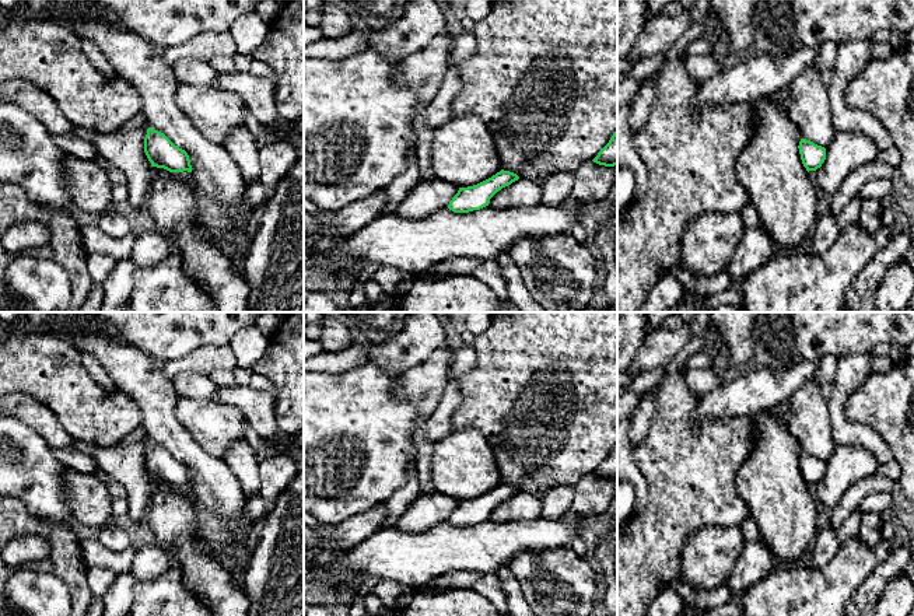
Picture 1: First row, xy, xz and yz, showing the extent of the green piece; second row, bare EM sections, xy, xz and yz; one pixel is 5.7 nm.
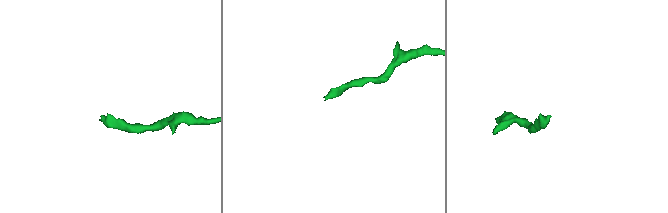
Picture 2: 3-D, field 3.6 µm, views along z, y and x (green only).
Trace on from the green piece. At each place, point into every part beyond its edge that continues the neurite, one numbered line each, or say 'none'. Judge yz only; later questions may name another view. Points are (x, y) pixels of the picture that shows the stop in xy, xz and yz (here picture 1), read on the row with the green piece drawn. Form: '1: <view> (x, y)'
none

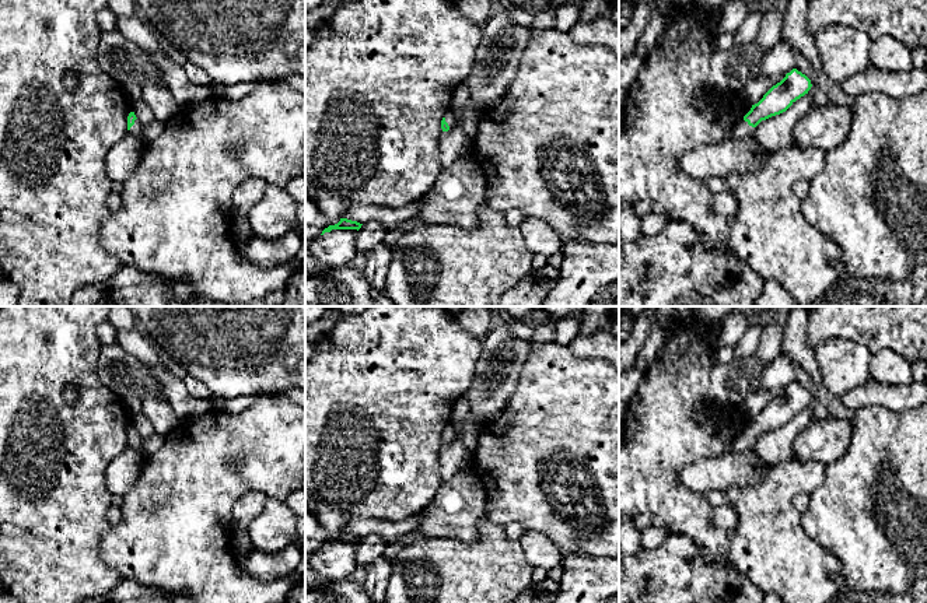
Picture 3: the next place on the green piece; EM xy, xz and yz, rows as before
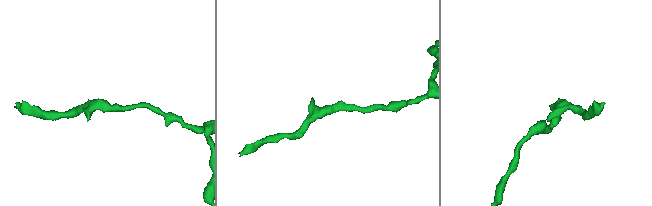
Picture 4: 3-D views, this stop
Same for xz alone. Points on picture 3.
1: xz (450, 116)

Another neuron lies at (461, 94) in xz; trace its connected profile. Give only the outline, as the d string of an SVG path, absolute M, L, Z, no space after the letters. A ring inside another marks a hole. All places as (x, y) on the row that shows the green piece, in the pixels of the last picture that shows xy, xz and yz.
M465 81L459 83L452 95L451 108L455 111L456 123L462 120L462 112L469 101L469 88Z

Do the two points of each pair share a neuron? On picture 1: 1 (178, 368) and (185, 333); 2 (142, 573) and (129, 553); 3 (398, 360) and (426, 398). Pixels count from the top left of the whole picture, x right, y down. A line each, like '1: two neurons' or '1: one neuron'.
1: two neurons
2: two neurons
3: two neurons

